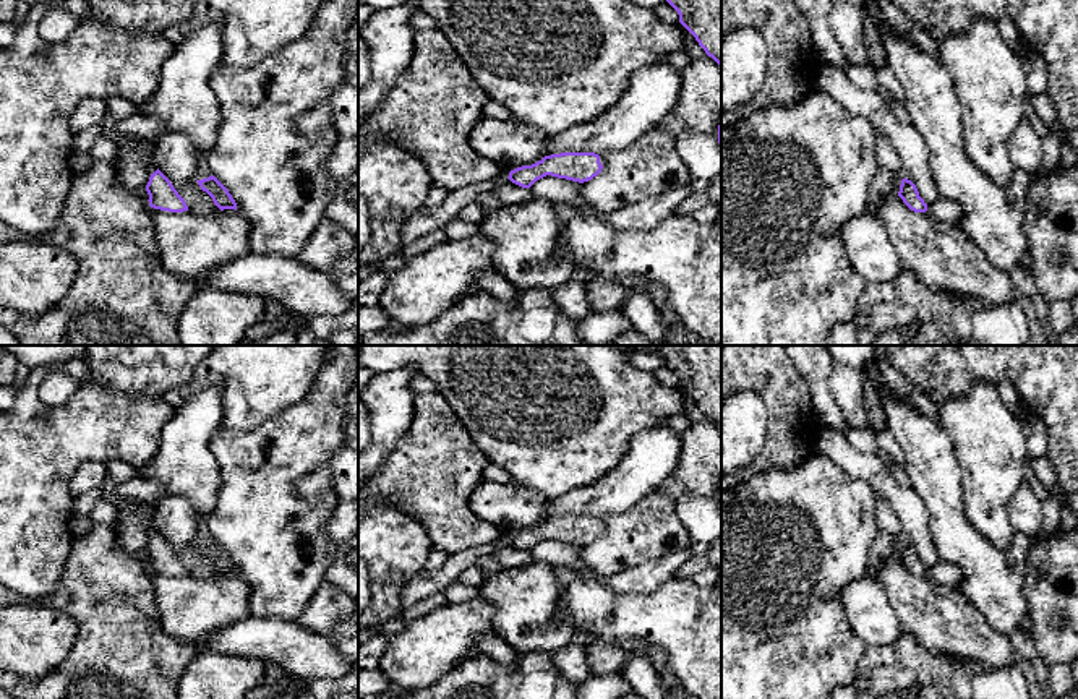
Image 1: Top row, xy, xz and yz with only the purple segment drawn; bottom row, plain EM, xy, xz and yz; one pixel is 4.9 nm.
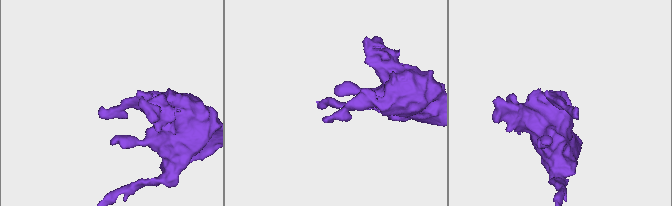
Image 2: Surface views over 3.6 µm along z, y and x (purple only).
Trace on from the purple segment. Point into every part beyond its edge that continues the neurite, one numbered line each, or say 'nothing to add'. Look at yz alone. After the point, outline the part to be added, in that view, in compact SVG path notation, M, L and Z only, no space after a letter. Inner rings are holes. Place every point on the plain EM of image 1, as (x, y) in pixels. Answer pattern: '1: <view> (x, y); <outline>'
nothing to add

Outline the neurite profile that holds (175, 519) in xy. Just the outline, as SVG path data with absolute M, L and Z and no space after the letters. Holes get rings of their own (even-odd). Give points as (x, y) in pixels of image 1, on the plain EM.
M167 495L156 503L152 524L185 563L188 574L196 579L214 579L220 572L195 543L201 517L193 504L178 495Z

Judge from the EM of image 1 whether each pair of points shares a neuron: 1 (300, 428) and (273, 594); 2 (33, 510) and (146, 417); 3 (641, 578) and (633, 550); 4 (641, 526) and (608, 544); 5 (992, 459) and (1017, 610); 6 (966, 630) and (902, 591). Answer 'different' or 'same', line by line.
1: same
2: same
3: different
4: same
5: different
6: same

